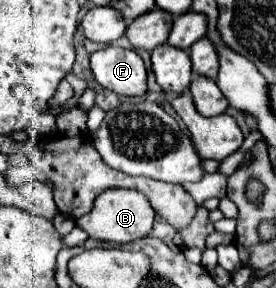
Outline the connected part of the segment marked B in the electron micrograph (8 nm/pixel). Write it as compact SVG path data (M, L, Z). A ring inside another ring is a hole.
M113 188L105 190L95 198L95 206L89 214L81 216L77 220L77 226L89 234L89 238L95 240L105 240L105 242L117 242L117 244L127 244L133 240L139 240L147 236L153 228L153 218L155 212L145 198L145 194L137 190L123 190L123 188Z

